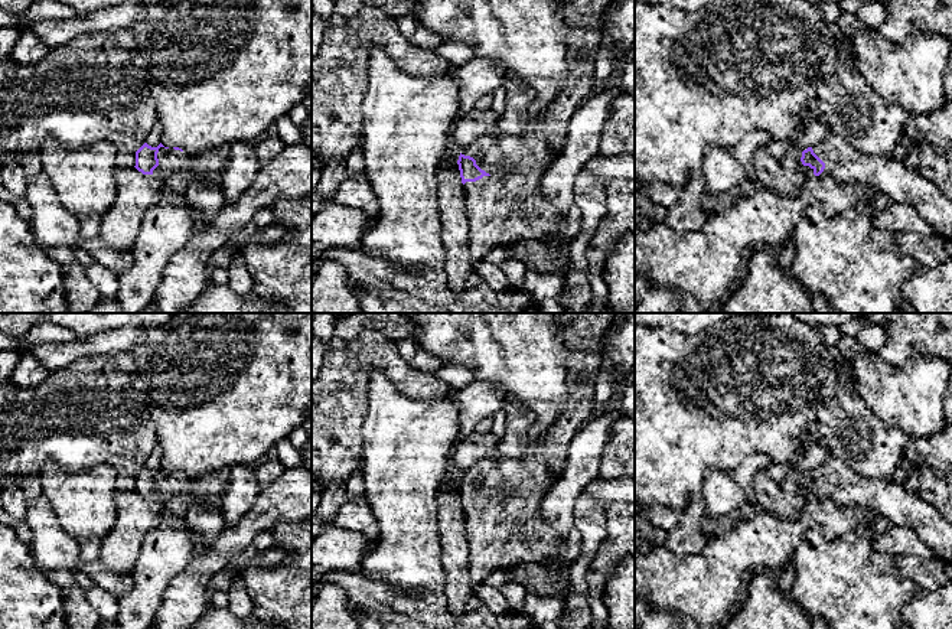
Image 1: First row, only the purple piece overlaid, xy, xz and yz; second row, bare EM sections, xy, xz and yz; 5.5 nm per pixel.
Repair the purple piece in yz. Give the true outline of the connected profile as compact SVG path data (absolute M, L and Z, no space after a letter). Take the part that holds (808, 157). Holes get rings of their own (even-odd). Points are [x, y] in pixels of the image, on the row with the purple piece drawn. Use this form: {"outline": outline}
{"outline": "M832 133L814 147L789 149L780 162L803 176L871 185L893 202L912 205L933 226L936 235L952 239L952 201L906 163L863 153Z"}

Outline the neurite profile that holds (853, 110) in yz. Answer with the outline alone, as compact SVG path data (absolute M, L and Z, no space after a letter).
M842 38L837 43L837 62L831 75L821 79L816 88L816 100L801 114L801 127L806 128L819 120L828 124L829 133L841 137L854 149L884 157L893 157L902 131L907 121L907 113L896 104L880 97L852 65L852 58Z

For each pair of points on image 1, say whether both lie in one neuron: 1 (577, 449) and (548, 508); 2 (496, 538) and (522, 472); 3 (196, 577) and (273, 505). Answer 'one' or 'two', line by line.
1: one
2: one
3: one

